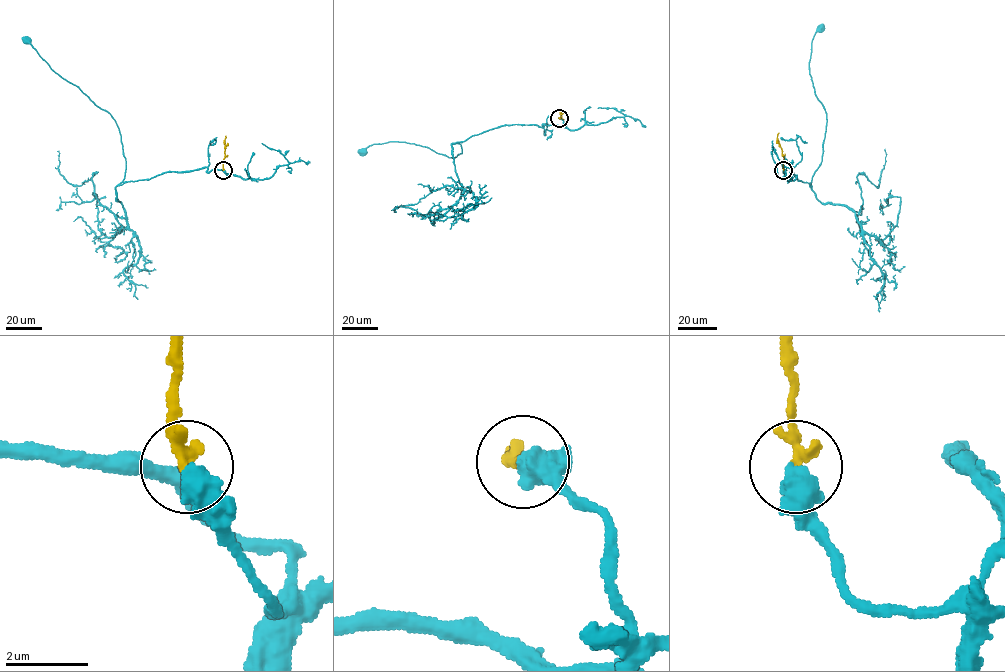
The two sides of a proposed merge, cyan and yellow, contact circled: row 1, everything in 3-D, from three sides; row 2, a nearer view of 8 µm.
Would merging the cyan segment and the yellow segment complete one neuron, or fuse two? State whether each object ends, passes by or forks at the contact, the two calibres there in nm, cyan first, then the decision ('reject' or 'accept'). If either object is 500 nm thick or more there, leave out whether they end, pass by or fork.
calibres 650 and 300 nm; accept

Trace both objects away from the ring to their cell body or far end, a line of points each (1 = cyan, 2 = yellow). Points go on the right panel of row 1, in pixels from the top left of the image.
1: (783, 170), (791, 176), (793, 167), (811, 187), (821, 161), (826, 112), (809, 70), (820, 27)
2: (783, 170), (779, 132)

